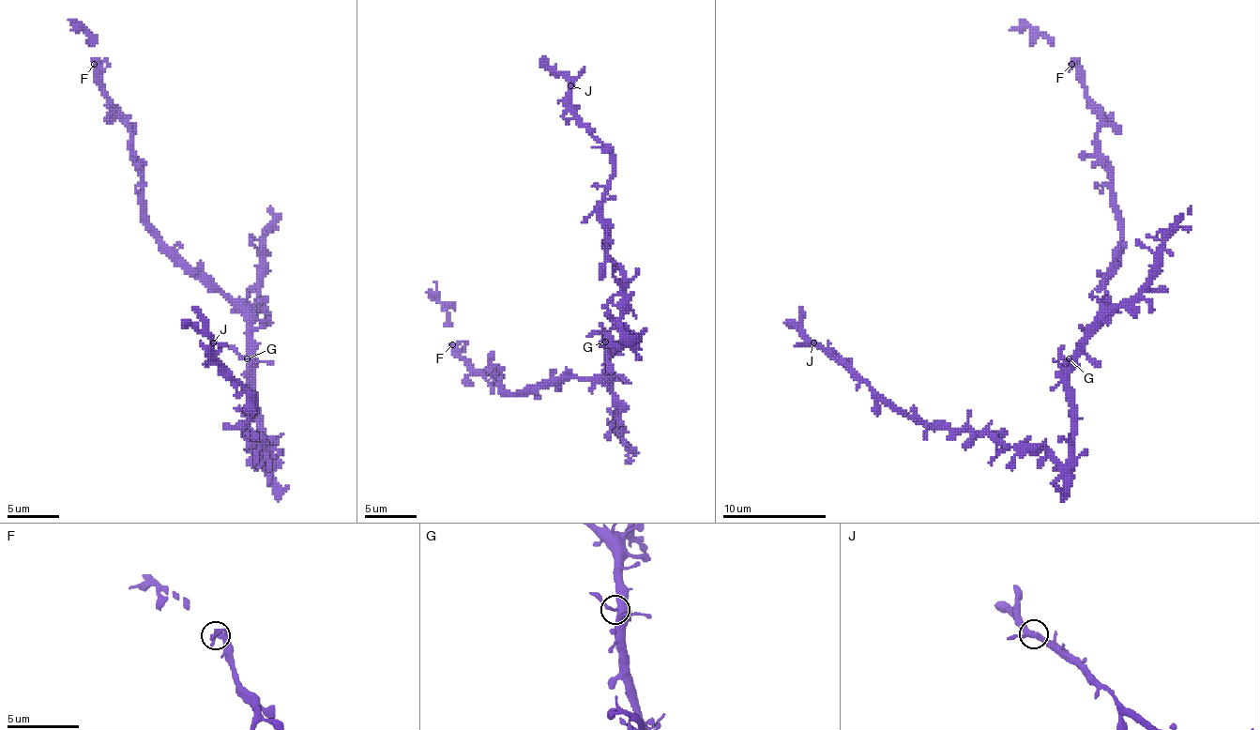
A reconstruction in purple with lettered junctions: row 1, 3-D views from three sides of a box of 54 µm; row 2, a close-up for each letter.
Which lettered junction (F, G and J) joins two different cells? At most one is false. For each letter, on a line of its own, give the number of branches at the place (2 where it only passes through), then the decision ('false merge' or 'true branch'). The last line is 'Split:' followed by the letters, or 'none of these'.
F: 3 | true branch
G: 3 | true branch
J: 3 | true branch
Split: none of these

